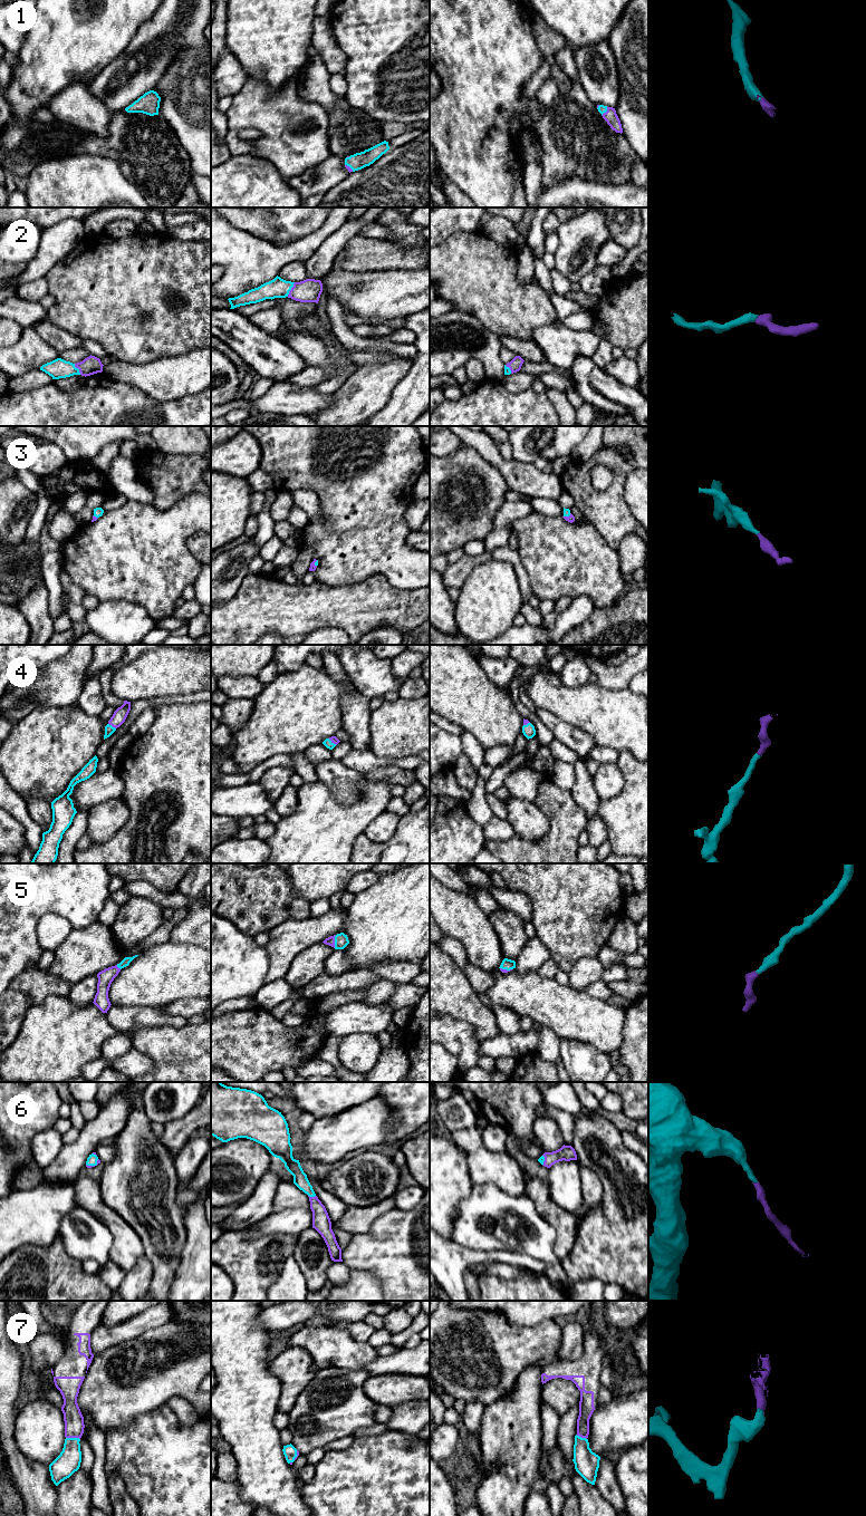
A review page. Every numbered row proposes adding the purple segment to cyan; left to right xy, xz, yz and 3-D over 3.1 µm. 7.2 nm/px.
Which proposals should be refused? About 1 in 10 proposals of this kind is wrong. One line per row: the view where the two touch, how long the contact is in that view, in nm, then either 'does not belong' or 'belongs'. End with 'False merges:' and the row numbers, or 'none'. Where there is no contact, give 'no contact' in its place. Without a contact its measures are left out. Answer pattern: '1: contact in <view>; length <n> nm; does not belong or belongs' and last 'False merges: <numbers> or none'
1: contact in xz; length 80 nm; belongs
2: contact in xz; length 120 nm; belongs
3: contact in yz; length 60 nm; belongs
4: contact in xy; length 70 nm; belongs
5: contact in xz; length 100 nm; belongs
6: contact in xz; length 60 nm; belongs
7: contact in xy; length 110 nm; belongs
False merges: none

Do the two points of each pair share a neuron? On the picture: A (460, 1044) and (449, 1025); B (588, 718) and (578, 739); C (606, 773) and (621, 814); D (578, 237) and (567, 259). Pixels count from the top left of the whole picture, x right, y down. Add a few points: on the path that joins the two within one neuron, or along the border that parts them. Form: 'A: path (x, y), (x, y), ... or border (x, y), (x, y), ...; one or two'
A: path (459, 1040), (449, 1030); one
B: border (559, 717), (573, 726), (587, 732), (597, 744); two
C: border (622, 771), (623, 790), (615, 797), (600, 800); two
D: path (578, 242), (577, 249), (573, 253); one

